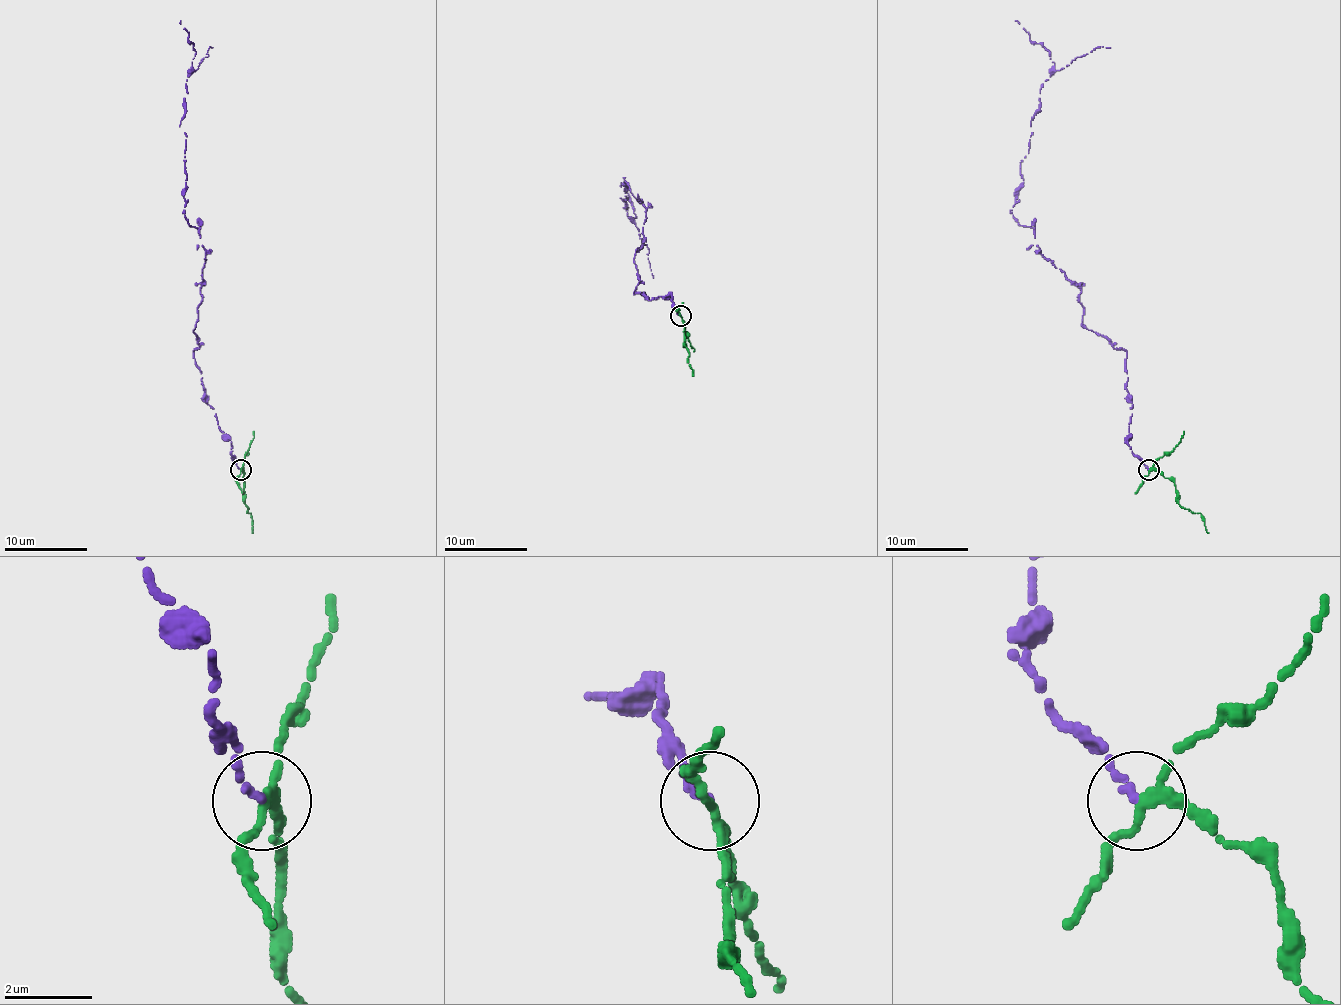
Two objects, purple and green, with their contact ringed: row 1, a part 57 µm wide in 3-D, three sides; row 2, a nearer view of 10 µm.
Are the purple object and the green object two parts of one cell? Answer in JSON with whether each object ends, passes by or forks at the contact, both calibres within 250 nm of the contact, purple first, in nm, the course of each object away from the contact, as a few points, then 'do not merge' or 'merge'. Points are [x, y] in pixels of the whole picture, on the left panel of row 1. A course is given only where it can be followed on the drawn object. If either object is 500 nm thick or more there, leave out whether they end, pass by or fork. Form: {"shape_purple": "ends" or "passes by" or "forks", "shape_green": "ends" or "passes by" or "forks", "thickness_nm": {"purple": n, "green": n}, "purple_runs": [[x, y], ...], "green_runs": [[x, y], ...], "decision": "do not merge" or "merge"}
{"shape_purple": "ends", "shape_green": "forks", "thickness_nm": {"purple": 170, "green": 200}, "purple_runs": [[241, 470], [208, 404], [193, 352], [206, 249], [183, 213], [187, 137], [179, 124], [185, 83], [212, 48]], "green_runs": [[241, 470], [243, 501], [251, 515], [253, 532]], "decision": "merge"}

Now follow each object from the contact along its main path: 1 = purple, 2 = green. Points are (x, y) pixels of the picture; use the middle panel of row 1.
1: (681, 315), (671, 295), (634, 295), (646, 208), (623, 179), (628, 197), (619, 197), (646, 245), (652, 278)
2: (681, 315), (683, 344), (694, 375)

